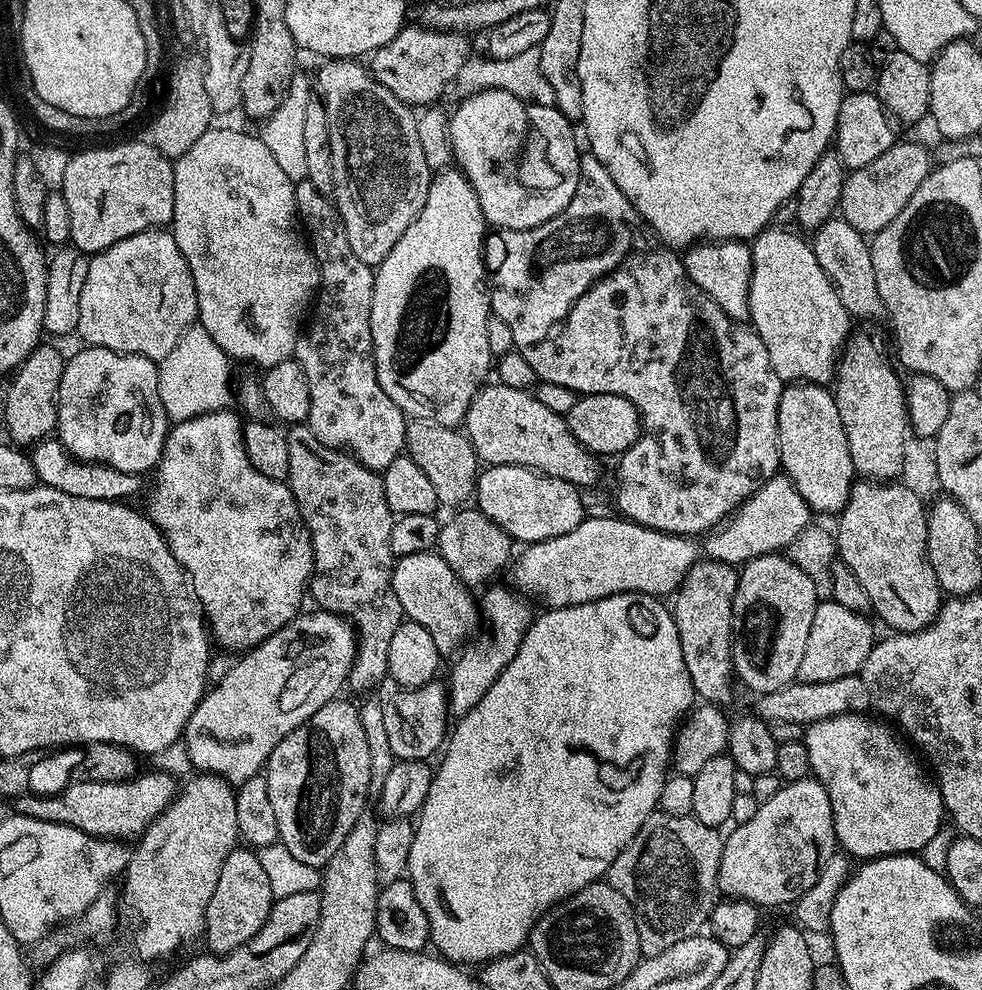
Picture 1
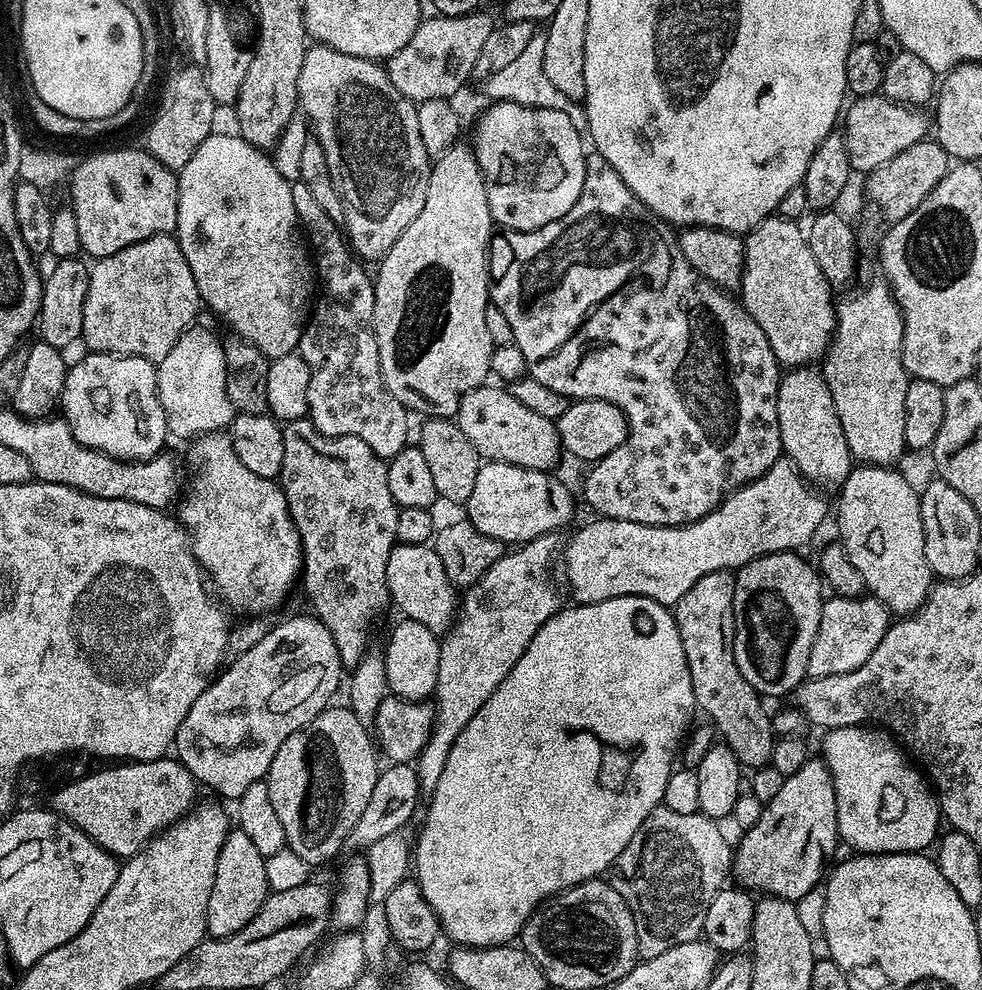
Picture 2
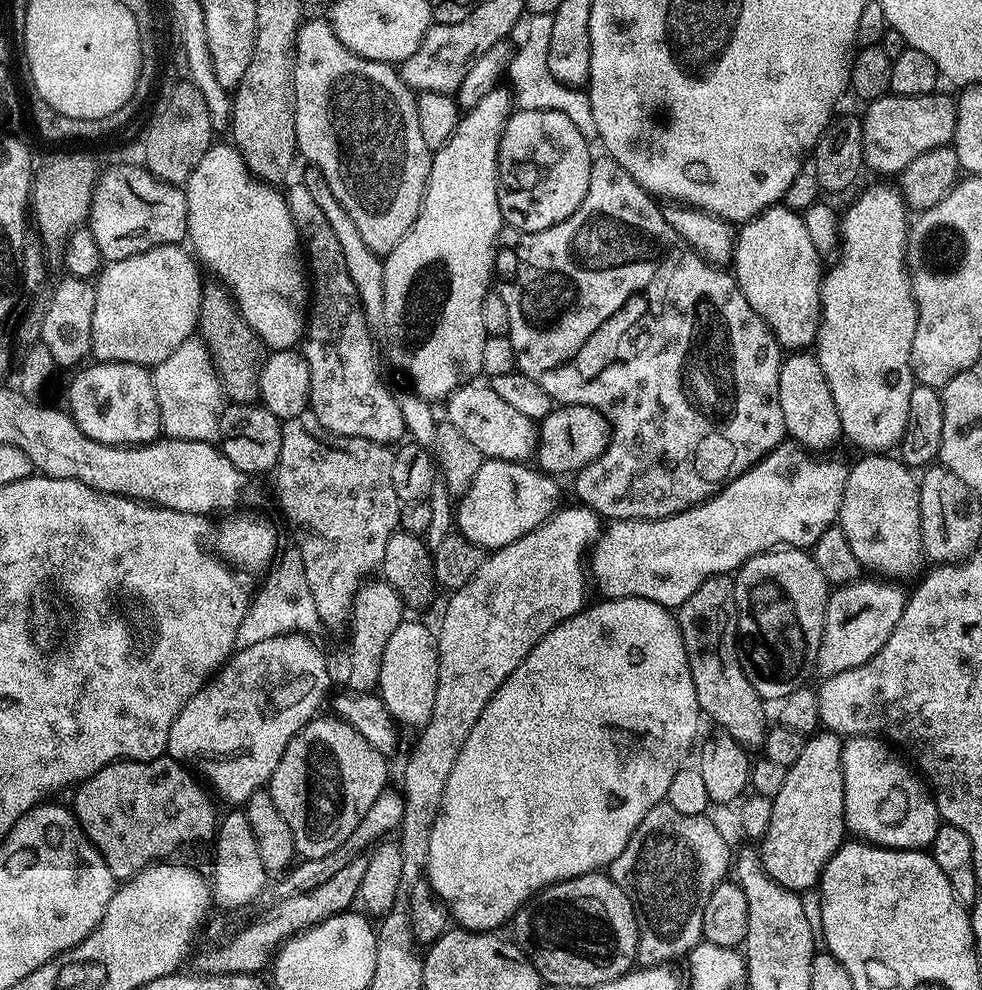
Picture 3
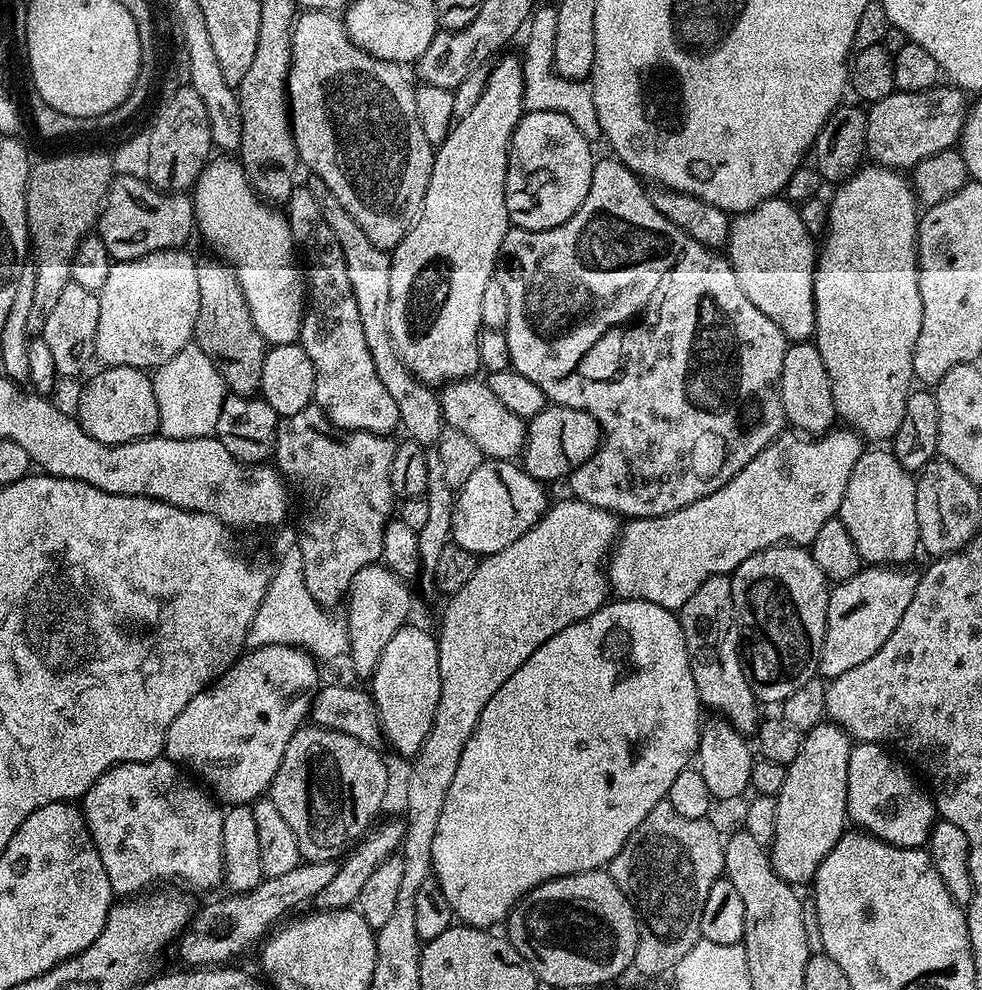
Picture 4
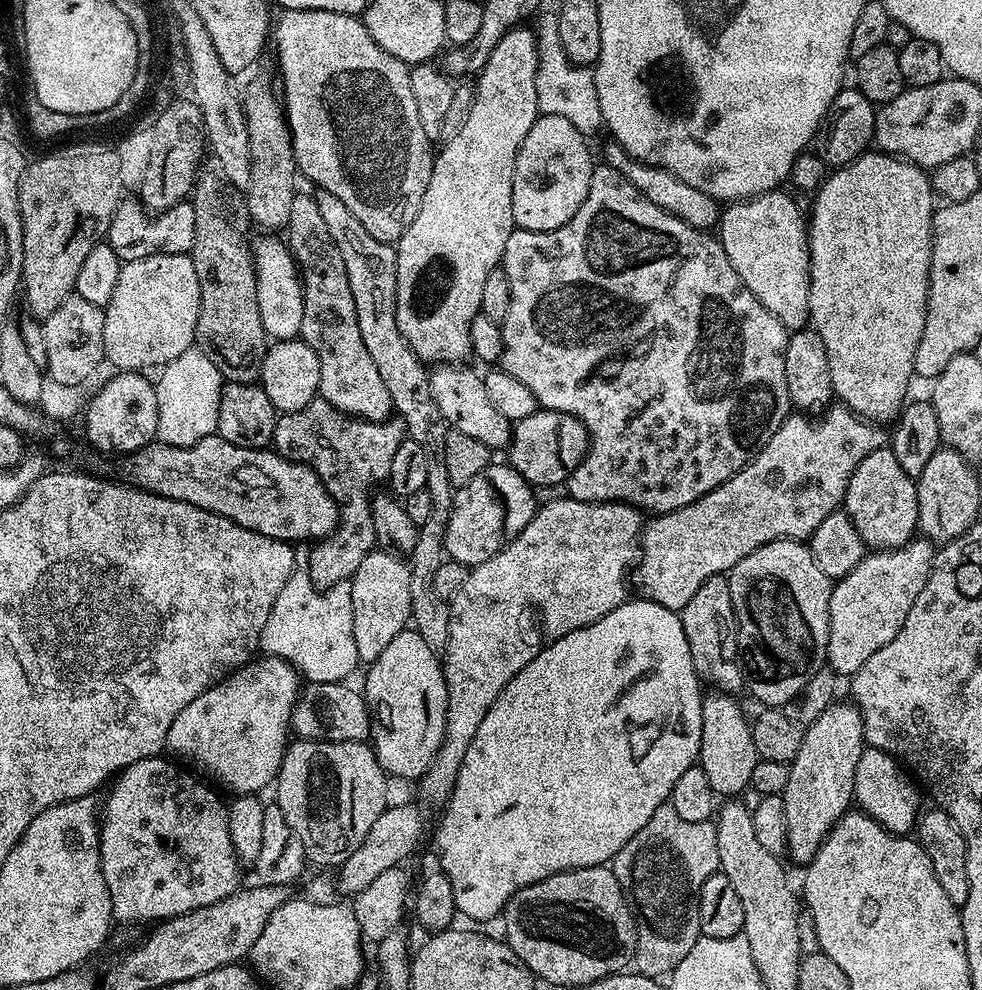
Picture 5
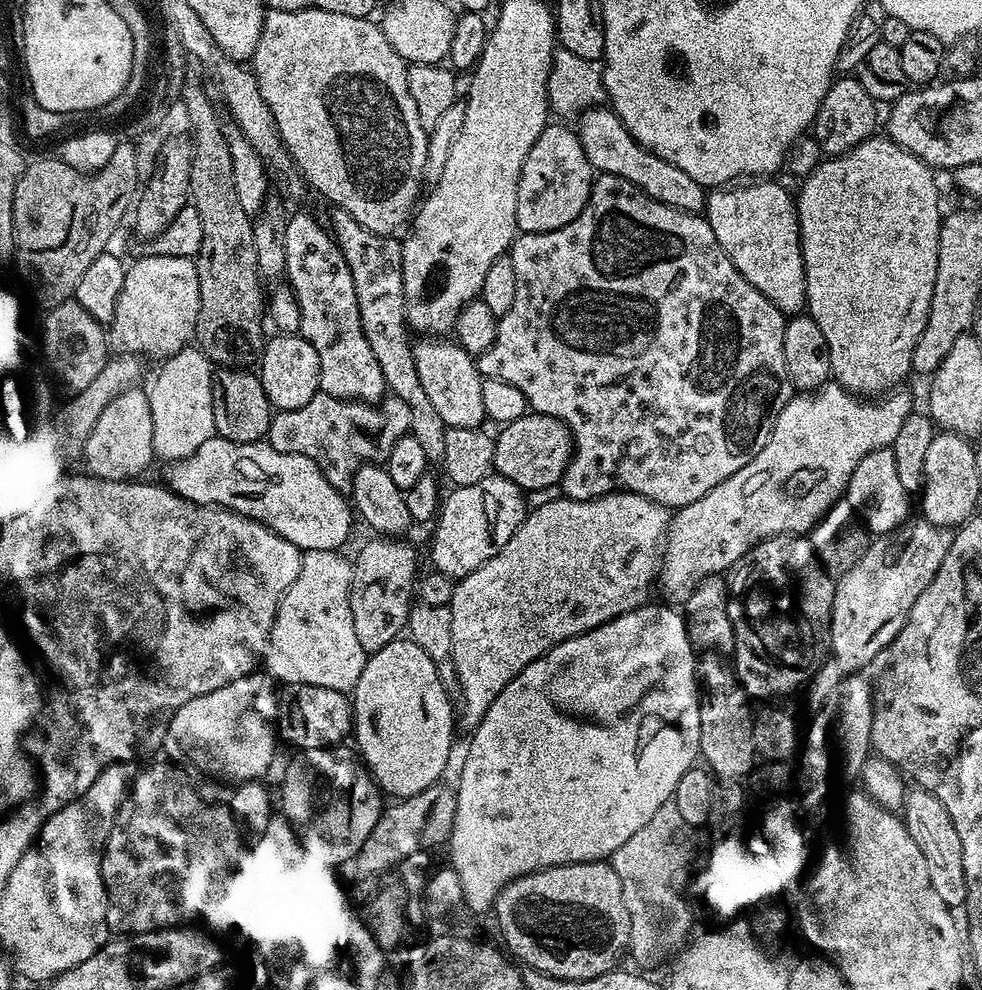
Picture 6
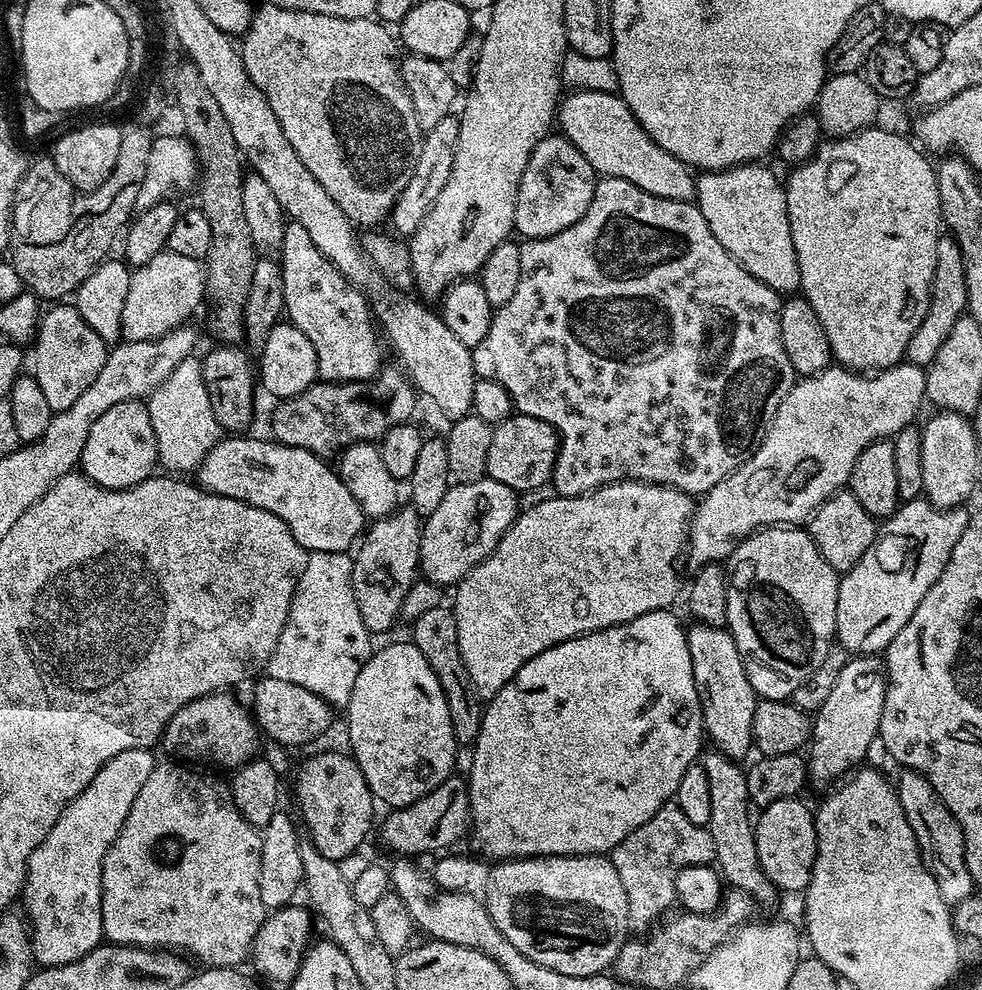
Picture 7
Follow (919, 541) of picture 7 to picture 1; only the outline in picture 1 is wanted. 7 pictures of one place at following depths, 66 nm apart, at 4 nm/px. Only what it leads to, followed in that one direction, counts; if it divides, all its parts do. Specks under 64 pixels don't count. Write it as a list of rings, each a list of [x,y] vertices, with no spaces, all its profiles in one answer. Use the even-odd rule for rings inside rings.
[[[831,598],[824,601],[817,603],[814,610],[814,622],[810,622],[810,638],[806,638],[802,666],[798,666],[798,677],[806,684],[834,682],[834,678],[846,678],[846,674],[854,674],[860,669],[862,662],[866,662],[878,639],[878,633],[872,629],[867,615],[850,610]]]

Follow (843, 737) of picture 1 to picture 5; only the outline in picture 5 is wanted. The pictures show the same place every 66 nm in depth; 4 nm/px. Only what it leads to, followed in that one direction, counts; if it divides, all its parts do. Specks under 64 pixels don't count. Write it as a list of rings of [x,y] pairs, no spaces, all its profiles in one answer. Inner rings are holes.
[[[865,747],[855,771],[855,803],[888,832],[907,835],[919,819],[921,806],[915,783],[895,757],[877,748]]]

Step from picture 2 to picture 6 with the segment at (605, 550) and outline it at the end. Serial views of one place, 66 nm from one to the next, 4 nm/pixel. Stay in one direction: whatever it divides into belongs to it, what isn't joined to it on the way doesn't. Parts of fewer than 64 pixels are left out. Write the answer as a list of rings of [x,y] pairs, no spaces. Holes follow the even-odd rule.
[[[829,382],[815,392],[793,395],[782,406],[782,414],[778,414],[766,446],[754,454],[752,461],[742,466],[738,474],[726,478],[726,482],[714,486],[714,490],[702,494],[698,502],[690,502],[690,506],[671,517],[658,577],[658,592],[665,596],[661,597],[673,605],[683,605],[702,578],[727,573],[751,548],[771,536],[811,533],[826,510],[847,493],[858,462],[871,452],[891,449],[894,438],[898,438],[902,422],[914,411],[911,394],[900,391],[904,390],[892,390],[879,398],[861,398],[840,384]]]

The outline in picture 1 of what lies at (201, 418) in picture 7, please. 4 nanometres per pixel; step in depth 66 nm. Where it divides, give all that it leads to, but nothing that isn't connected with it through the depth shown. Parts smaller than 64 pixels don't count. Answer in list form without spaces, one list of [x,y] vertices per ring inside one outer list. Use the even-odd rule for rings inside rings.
[[[199,322],[186,329],[182,338],[178,338],[174,350],[170,350],[170,354],[166,354],[166,358],[158,364],[158,394],[169,421],[179,422],[198,418],[202,414],[225,411],[234,400],[231,366],[222,346],[218,346],[218,342],[206,334]]]

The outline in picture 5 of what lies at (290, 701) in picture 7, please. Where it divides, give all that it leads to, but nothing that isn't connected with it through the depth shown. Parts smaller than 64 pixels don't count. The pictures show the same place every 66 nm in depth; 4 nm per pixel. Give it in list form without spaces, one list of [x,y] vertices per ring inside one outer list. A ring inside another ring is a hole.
[[[322,682],[321,684],[307,683],[297,697],[292,708],[291,729],[299,739],[305,740],[359,740],[369,739],[372,731],[371,720],[368,717],[368,704],[363,695],[351,688],[351,683]]]

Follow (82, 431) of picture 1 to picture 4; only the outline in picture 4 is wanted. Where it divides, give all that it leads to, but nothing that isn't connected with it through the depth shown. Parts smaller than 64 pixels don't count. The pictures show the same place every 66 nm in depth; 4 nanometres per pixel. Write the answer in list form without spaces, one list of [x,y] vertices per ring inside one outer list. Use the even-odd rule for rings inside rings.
[[[104,366],[80,392],[78,423],[98,442],[125,444],[153,435],[160,427],[158,402],[154,398],[152,378],[147,371],[130,366]]]

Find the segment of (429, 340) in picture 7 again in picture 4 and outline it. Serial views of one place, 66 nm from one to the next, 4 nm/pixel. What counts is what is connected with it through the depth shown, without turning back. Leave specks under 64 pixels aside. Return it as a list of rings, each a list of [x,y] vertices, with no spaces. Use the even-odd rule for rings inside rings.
[[[483,379],[451,381],[443,385],[439,398],[445,425],[454,430],[462,430],[462,434],[466,434],[466,438],[471,438],[474,446],[482,450],[485,458],[515,461],[523,453],[525,417],[514,414],[514,410],[502,406],[502,401],[494,395],[494,390],[490,390],[490,386]]]

